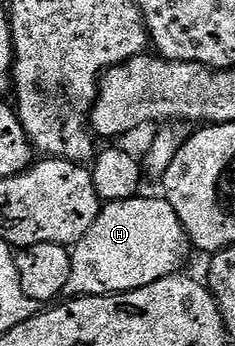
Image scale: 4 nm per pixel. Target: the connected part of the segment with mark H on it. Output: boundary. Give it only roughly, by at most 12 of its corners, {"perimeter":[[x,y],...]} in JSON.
{"perimeter":[[164,197],[102,206],[66,298],[178,274],[193,247]]}

